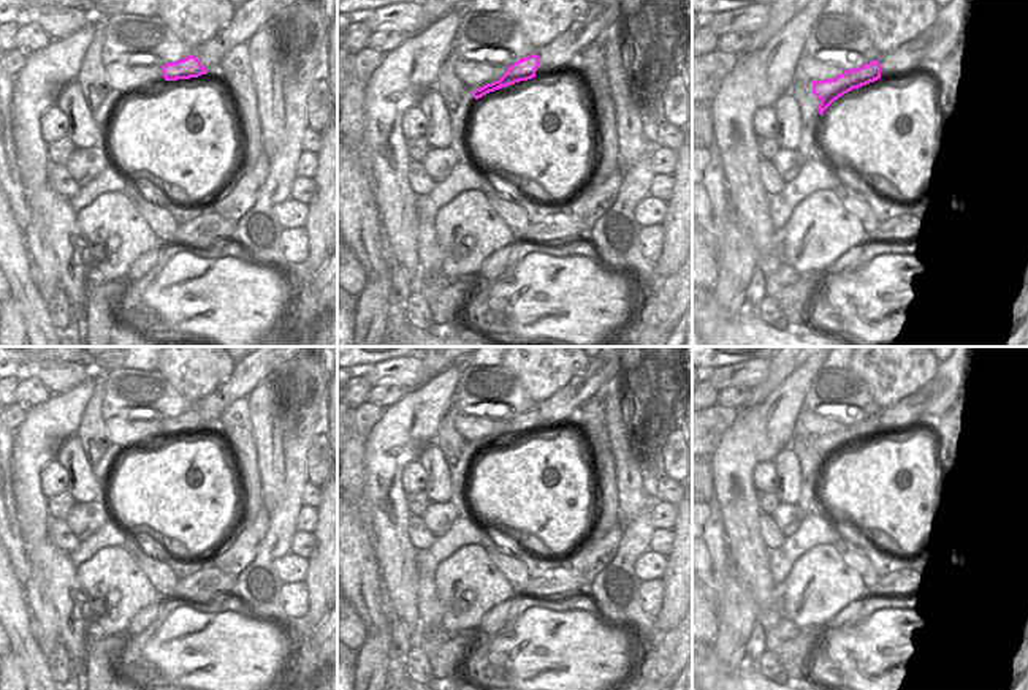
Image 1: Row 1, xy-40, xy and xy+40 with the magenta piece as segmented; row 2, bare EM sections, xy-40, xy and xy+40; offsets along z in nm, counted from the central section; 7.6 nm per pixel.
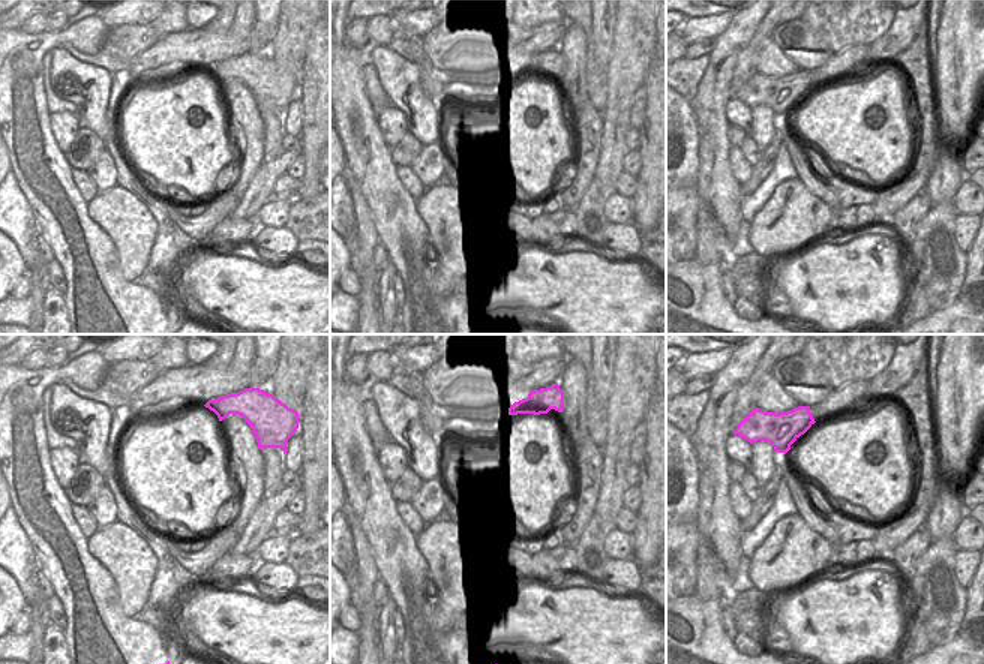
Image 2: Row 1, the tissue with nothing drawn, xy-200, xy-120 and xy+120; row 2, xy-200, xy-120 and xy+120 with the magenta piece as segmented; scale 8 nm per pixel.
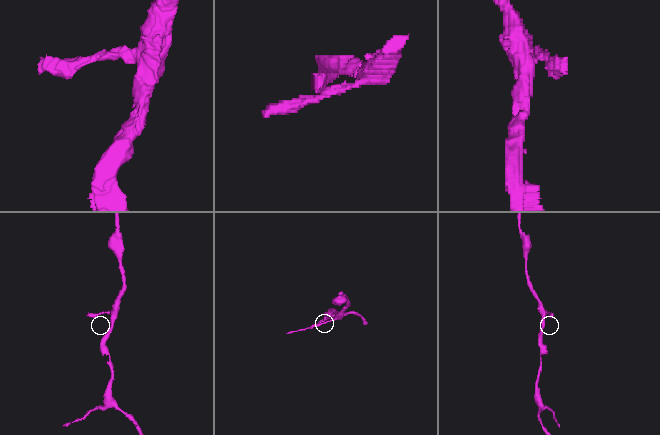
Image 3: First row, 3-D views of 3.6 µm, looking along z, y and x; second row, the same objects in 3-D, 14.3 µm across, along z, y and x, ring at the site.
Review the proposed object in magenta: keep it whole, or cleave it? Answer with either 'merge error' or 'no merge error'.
merge error

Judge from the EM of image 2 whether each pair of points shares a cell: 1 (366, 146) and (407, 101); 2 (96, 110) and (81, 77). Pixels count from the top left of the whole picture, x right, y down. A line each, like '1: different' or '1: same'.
1: different
2: same

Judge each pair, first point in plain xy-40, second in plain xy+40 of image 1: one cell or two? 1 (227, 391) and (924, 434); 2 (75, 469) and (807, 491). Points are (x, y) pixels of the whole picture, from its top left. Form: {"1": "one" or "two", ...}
{"1": "two", "2": "two"}

